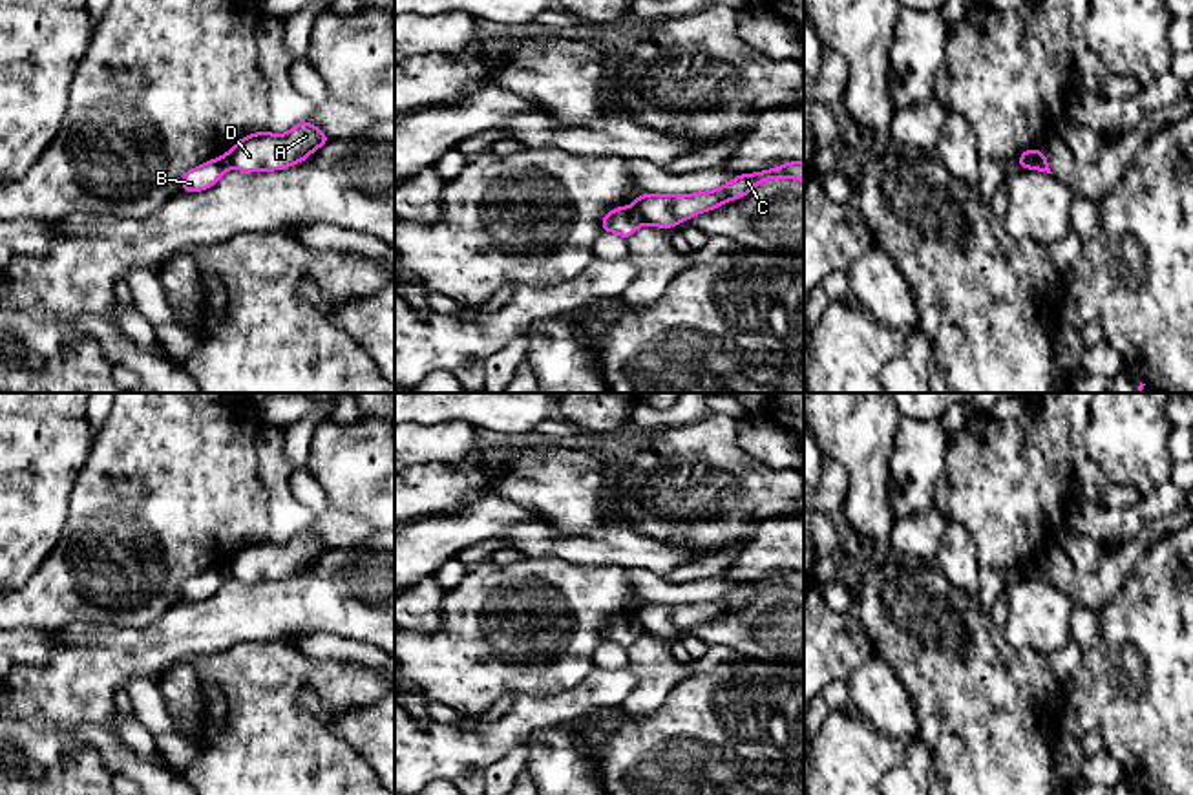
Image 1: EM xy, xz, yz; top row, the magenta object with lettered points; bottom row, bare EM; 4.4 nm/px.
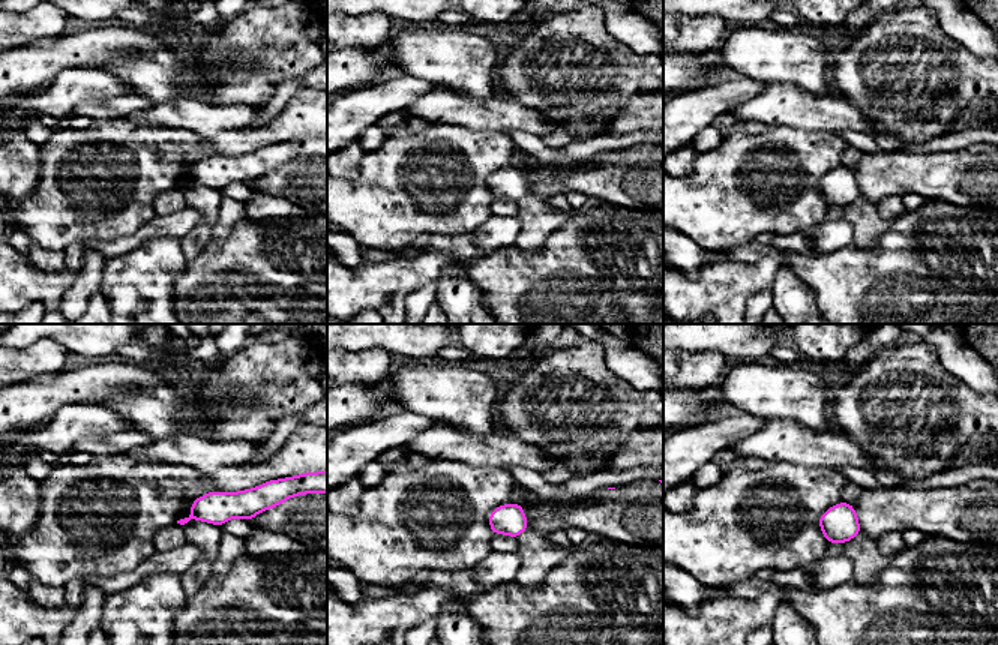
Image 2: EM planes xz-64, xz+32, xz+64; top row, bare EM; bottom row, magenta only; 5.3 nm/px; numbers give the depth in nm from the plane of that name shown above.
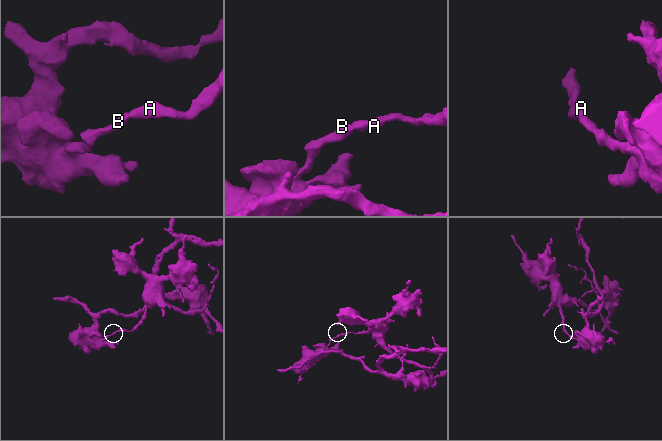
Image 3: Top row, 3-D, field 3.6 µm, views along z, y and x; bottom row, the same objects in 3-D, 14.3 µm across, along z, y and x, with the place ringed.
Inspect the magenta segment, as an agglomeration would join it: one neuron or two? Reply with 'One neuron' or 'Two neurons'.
Two neurons

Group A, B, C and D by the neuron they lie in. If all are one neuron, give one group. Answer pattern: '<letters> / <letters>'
A C D / B

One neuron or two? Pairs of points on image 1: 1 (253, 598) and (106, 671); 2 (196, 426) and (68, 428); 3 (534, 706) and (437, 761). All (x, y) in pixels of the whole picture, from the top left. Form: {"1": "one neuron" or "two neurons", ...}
{"1": "one neuron", "2": "two neurons", "3": "one neuron"}

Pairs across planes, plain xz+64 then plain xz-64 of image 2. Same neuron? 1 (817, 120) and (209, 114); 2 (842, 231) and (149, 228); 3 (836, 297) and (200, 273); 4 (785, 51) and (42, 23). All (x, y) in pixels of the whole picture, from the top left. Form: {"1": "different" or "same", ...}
{"1": "same", "2": "same", "3": "same", "4": "different"}

